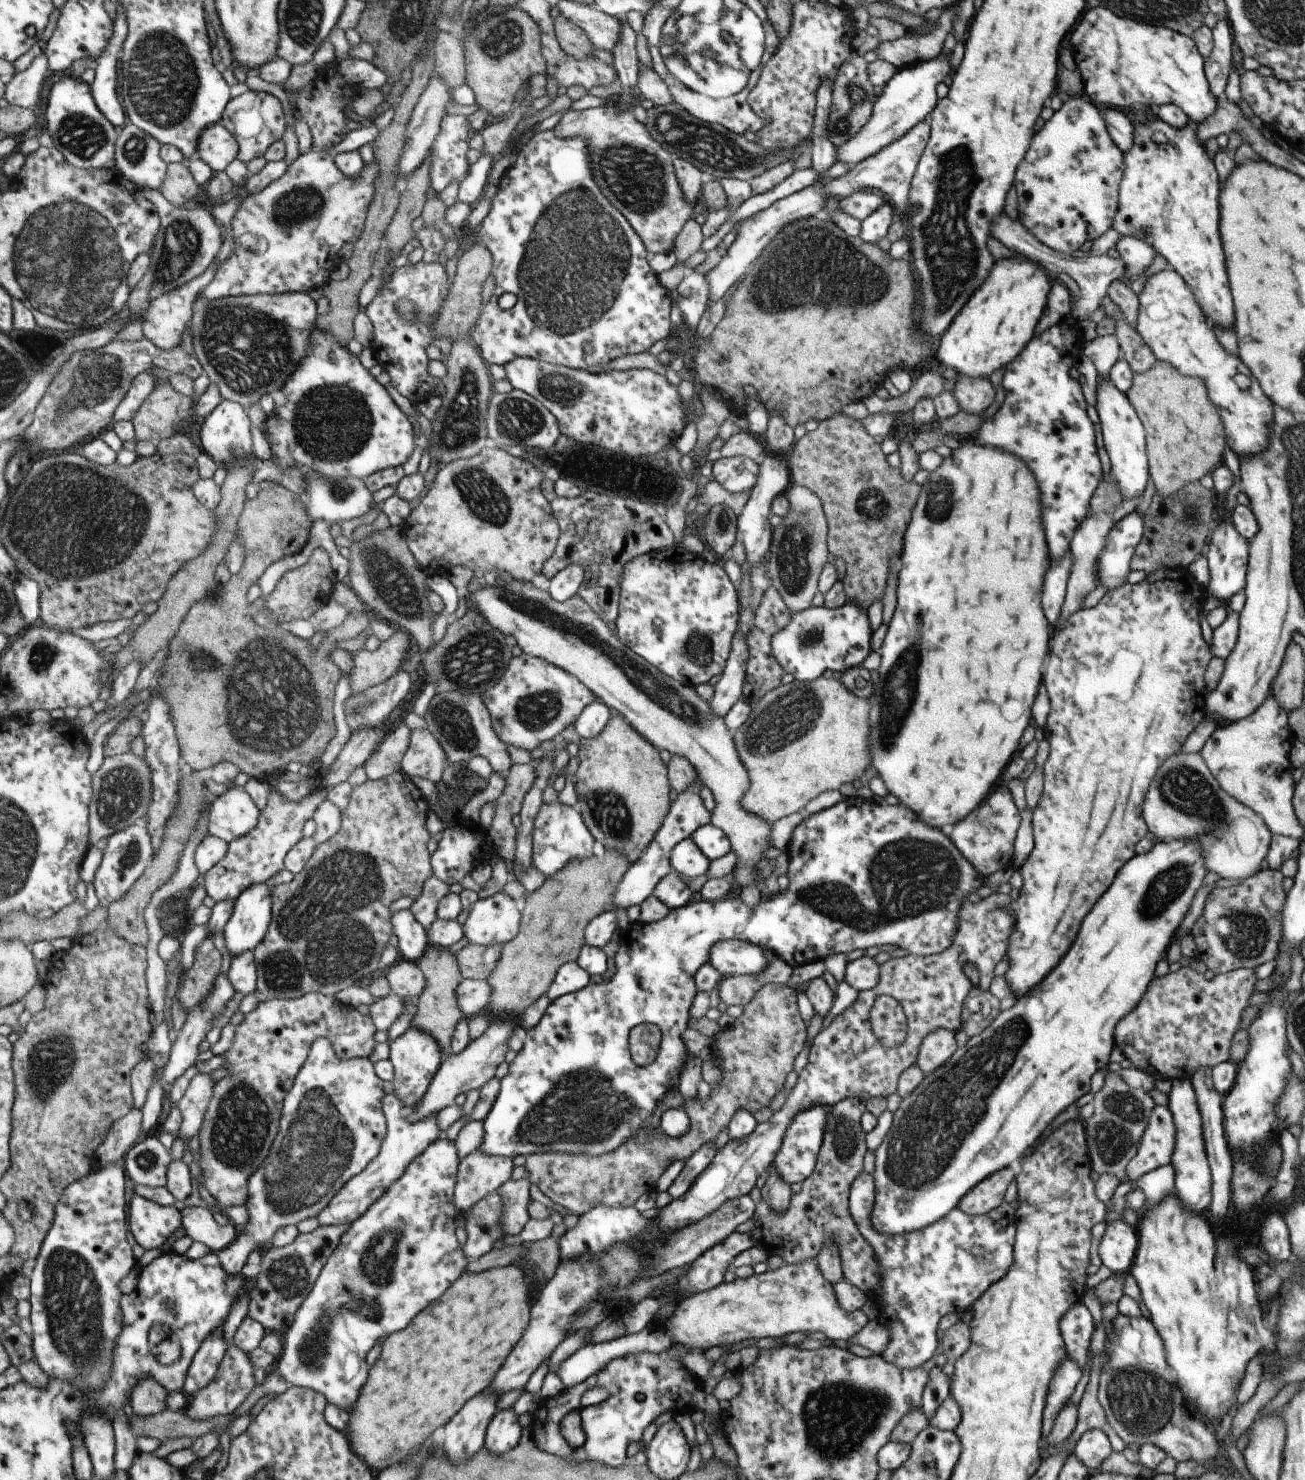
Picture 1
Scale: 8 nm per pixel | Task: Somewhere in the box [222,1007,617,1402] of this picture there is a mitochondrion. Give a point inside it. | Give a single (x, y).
(317, 1145)

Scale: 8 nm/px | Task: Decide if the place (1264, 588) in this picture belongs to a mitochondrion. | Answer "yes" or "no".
no

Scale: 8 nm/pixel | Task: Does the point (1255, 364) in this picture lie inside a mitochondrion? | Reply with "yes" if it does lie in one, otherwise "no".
no

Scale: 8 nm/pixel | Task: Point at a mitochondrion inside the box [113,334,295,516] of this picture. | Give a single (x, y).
(233, 451)

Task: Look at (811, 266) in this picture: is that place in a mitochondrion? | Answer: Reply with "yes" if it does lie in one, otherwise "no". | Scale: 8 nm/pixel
yes

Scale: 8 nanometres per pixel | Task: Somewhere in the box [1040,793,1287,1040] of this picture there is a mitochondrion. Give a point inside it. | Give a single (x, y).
(1174, 880)

